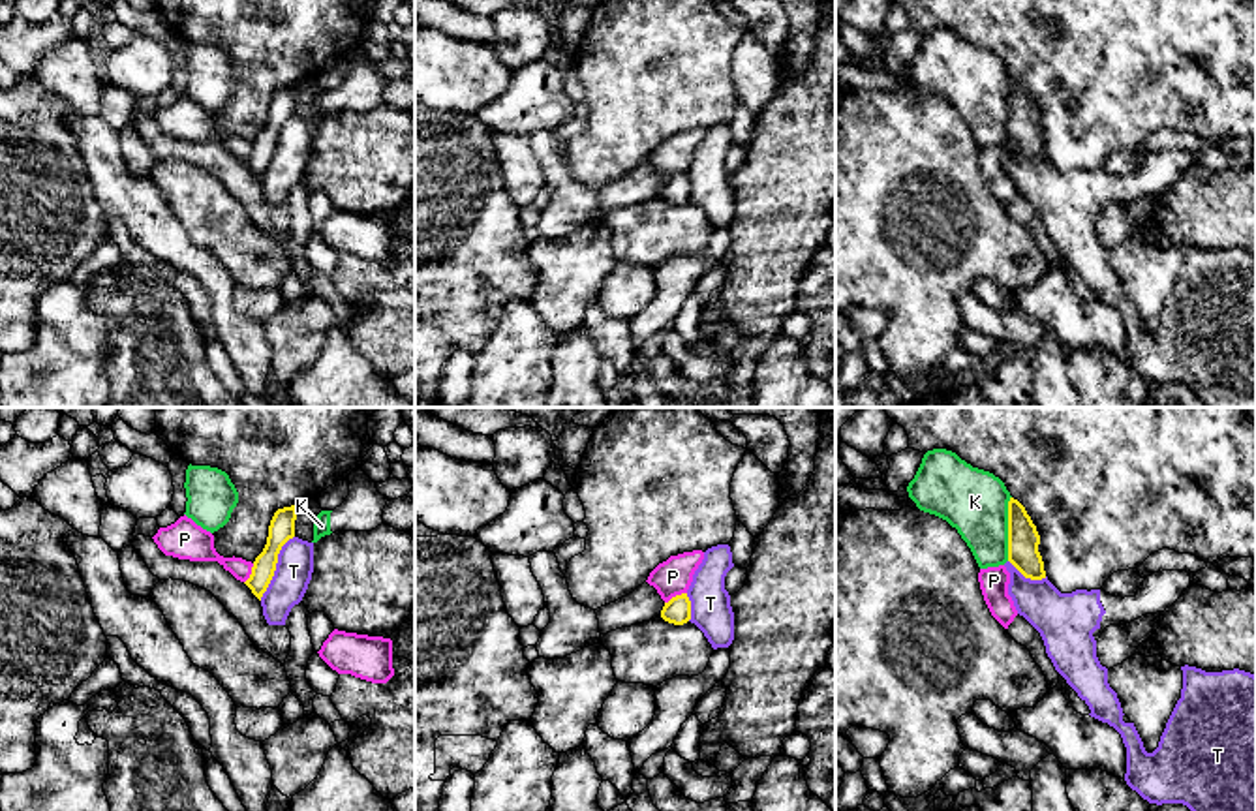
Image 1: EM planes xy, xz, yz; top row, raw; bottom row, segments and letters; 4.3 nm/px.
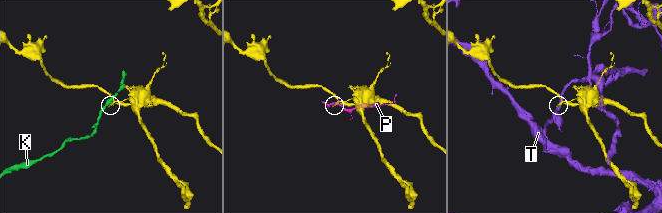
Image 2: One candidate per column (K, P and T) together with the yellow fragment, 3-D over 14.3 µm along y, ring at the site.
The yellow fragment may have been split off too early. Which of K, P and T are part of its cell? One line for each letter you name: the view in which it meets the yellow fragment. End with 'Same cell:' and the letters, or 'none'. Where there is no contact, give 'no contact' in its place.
Same cell: none

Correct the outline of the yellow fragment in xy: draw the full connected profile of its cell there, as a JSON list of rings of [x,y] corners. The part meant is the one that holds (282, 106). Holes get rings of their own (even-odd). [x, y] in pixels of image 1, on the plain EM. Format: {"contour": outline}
{"contour": [[[300,84],[278,88],[270,99],[267,124],[255,137],[252,154],[244,161],[259,180],[274,156],[282,126],[295,116],[295,99],[299,88]]]}

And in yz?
{"contour": [[[1010,77],[1008,81],[1008,141],[1031,160],[1046,158],[1044,141],[1038,131],[1040,115],[1025,86]]]}

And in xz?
{"contour": [[[687,173],[676,175],[668,182],[665,182],[661,197],[674,205],[687,203],[691,199],[691,180]]]}

